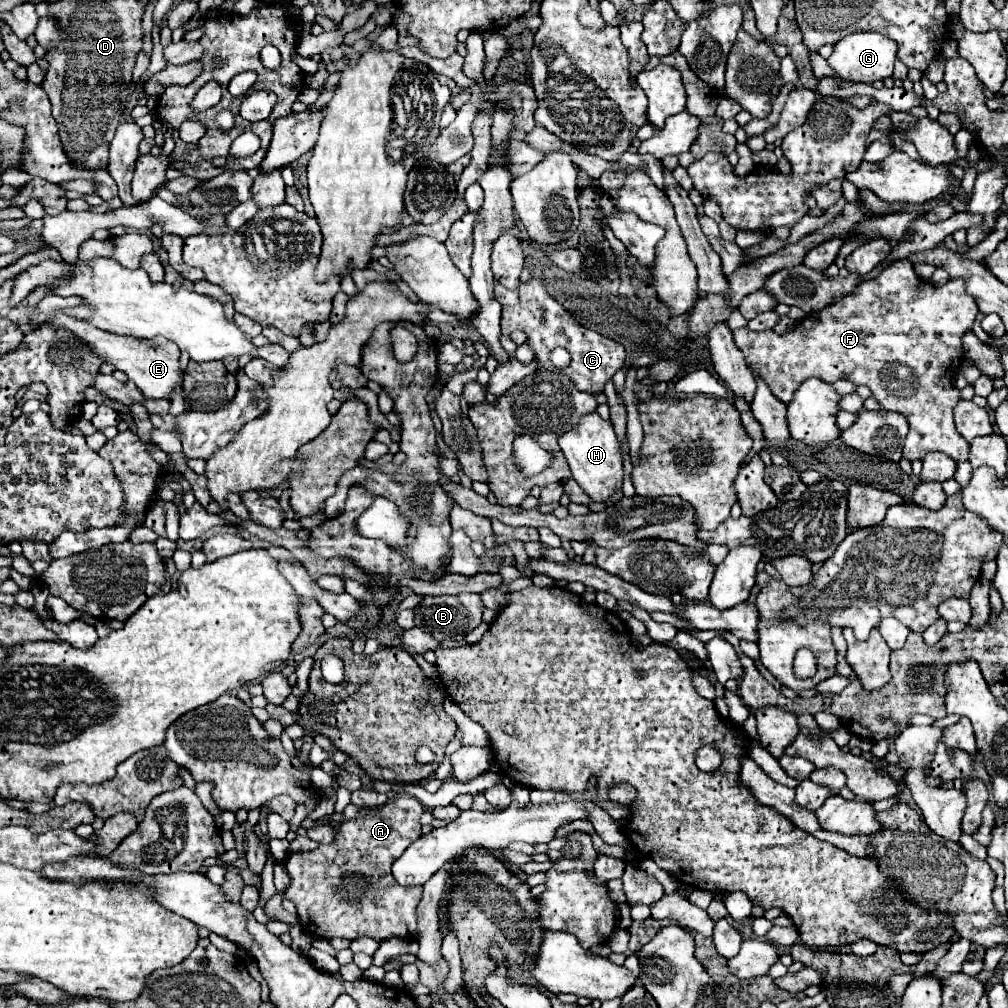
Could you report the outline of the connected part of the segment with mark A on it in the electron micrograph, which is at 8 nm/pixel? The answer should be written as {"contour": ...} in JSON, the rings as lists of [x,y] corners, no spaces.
{"contour":[[[401,794],[395,800],[379,808],[361,808],[357,818],[345,820],[331,844],[319,844],[315,850],[289,854],[285,860],[285,870],[291,878],[289,888],[285,890],[285,898],[297,906],[299,922],[303,924],[305,932],[317,938],[347,938],[357,940],[361,936],[369,936],[377,942],[387,938],[417,938],[417,904],[423,896],[423,886],[403,888],[395,882],[391,874],[391,864],[399,858],[403,848],[407,848],[415,838],[421,836],[421,816],[423,806],[413,796]]]}

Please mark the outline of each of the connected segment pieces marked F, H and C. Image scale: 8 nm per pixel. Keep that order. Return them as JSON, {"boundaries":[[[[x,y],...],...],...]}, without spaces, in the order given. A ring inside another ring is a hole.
{"boundaries":[[[[897,260],[877,278],[865,280],[859,292],[851,292],[839,298],[823,310],[813,312],[809,318],[805,316],[795,326],[795,330],[787,334],[777,334],[773,330],[751,332],[749,328],[741,328],[735,330],[733,336],[737,348],[745,354],[747,362],[755,366],[773,396],[777,396],[781,402],[787,404],[793,396],[793,390],[811,376],[821,378],[827,384],[833,384],[841,378],[853,384],[865,384],[883,410],[901,412],[907,418],[909,438],[905,438],[903,458],[923,460],[923,456],[929,452],[945,452],[955,462],[963,462],[969,458],[969,442],[959,436],[953,424],[953,408],[961,398],[959,390],[955,390],[953,386],[953,378],[963,358],[963,334],[971,330],[977,312],[977,304],[975,300],[971,300],[971,296],[967,296],[967,292],[963,292],[961,280],[949,280],[945,286],[933,286],[917,278],[909,260]]],[[[597,412],[583,414],[579,424],[559,436],[559,448],[567,458],[571,476],[589,494],[591,500],[607,500],[623,484],[623,460],[619,454],[619,440],[611,420],[603,420]]],[[[533,276],[527,282],[519,284],[521,300],[515,306],[503,306],[501,316],[501,334],[509,336],[515,330],[521,330],[527,334],[527,344],[533,348],[537,358],[539,372],[553,372],[553,366],[549,364],[549,352],[555,346],[563,346],[571,354],[571,380],[577,386],[577,390],[591,392],[593,396],[599,396],[603,392],[603,386],[611,380],[611,376],[623,366],[625,362],[625,350],[619,342],[601,336],[585,326],[581,326],[571,312],[567,312],[547,290],[541,278]]]]}

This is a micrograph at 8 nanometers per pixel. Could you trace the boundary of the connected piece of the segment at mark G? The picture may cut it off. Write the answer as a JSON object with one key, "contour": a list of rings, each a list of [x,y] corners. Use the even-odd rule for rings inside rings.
{"contour":[[[857,32],[857,34],[849,34],[843,40],[839,40],[835,44],[835,52],[829,56],[827,62],[837,72],[837,76],[843,80],[873,84],[893,74],[895,52],[897,52],[897,44],[889,40],[887,36],[877,34],[877,32]]]}

